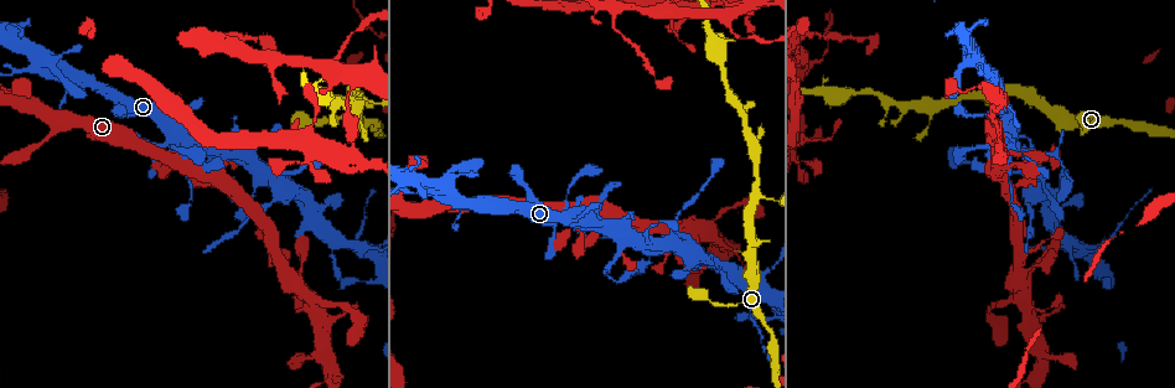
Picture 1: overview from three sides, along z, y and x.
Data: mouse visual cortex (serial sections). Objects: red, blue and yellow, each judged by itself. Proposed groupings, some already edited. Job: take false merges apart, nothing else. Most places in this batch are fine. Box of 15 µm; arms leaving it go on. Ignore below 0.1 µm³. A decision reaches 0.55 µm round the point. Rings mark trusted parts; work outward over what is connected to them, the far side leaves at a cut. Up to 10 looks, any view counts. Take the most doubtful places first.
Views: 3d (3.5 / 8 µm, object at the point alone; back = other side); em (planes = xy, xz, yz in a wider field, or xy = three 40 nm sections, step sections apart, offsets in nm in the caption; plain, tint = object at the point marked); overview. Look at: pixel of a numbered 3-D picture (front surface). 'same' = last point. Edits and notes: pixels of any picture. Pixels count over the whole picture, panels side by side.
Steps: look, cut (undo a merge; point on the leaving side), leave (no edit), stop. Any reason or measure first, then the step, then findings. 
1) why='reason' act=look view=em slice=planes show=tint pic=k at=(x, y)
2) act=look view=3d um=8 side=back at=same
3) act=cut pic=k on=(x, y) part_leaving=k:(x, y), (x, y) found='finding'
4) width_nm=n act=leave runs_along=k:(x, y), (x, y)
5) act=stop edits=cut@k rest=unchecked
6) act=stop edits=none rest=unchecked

why='narrows sharply' act=look view=3d um=3.5 pic=1 at=(409, 191)

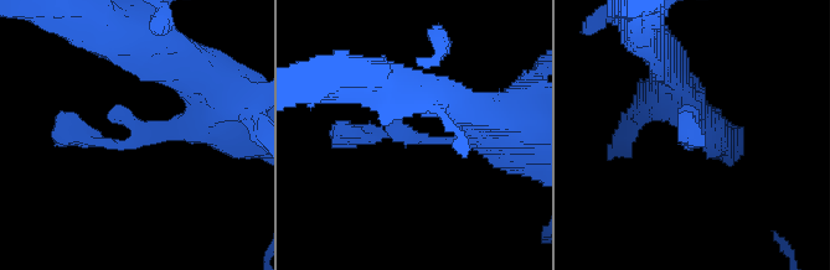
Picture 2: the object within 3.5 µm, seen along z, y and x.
arm_widths_nm=200,250 why='need the tissue' act=look view=em slice=planes show=tint pic=2 at=(410, 131)

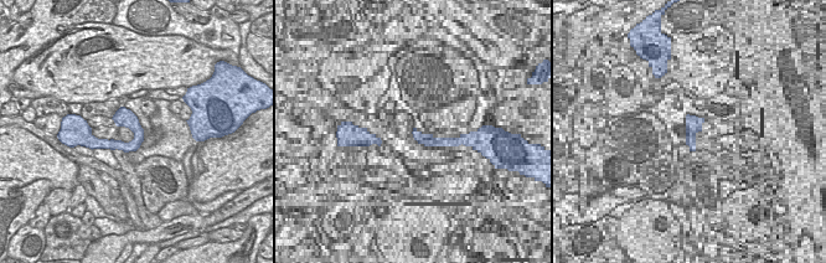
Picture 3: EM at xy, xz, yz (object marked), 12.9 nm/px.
act=leave runs_along=2:(499, 138), (359, 138), (355, 128) found='all the same cell'

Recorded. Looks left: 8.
why='abrupt turn' act=look view=3d um=3.5 pic=1 at=(173, 141)

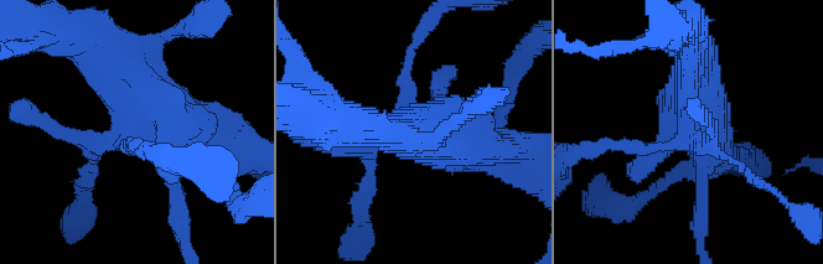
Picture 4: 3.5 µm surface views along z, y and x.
why='need the tissue' act=look view=em slice=xy step=2 show=tint pic=4 at=(686, 135)

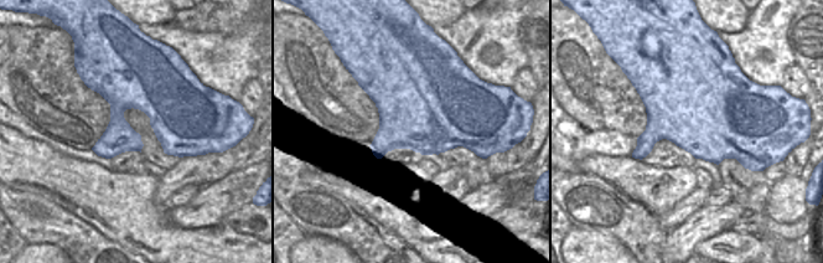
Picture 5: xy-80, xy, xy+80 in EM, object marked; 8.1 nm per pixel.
act=look view=em slice=xy step=3 show=tint at=same

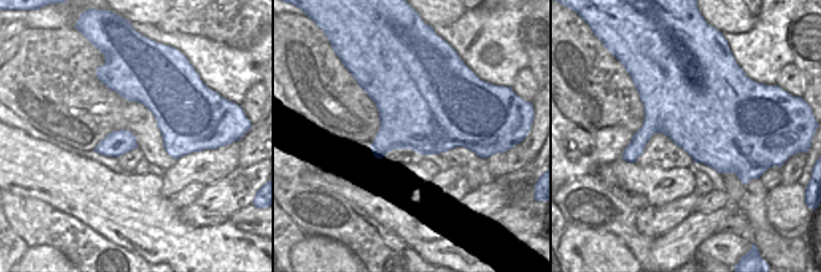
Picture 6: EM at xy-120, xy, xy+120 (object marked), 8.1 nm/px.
act=leave runs_along=4:(99, 41), (221, 155) found='one cell here'

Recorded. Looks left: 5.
why='abrupt turn' act=look view=3d um=3.5 pic=1 at=(361, 249)

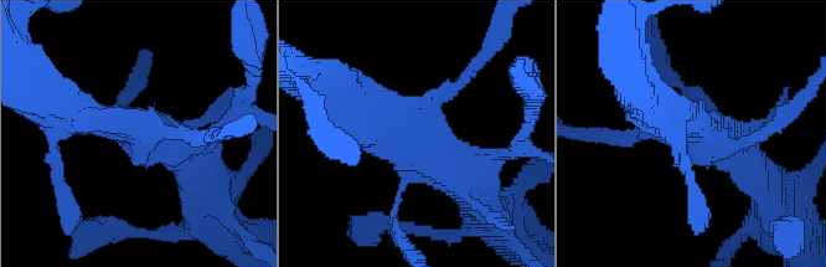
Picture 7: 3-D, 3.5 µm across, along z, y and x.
why='need the tissue' act=look view=em slice=xy step=5 show=tint pic=7 at=(710, 134)

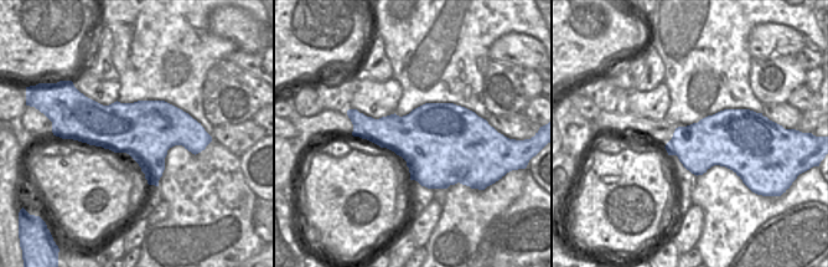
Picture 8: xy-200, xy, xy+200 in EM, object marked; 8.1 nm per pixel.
why='cut it another way' act=look view=em slice=planes show=tint at=same

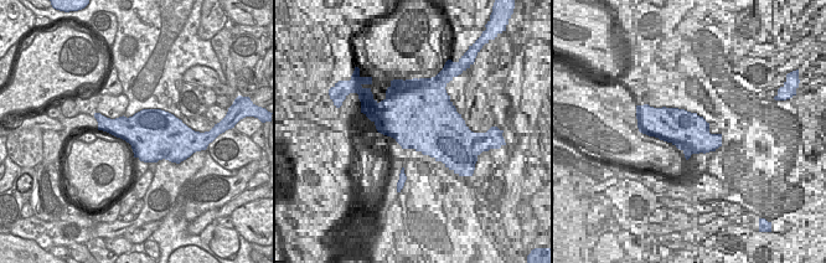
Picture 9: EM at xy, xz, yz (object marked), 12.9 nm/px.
act=leave runs_along=7:(362, 106), (473, 194) found='continuous, no second cell'

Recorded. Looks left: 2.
why='sharp bend' act=look view=3d um=3.5 side=back pic=1 at=(1040, 373)

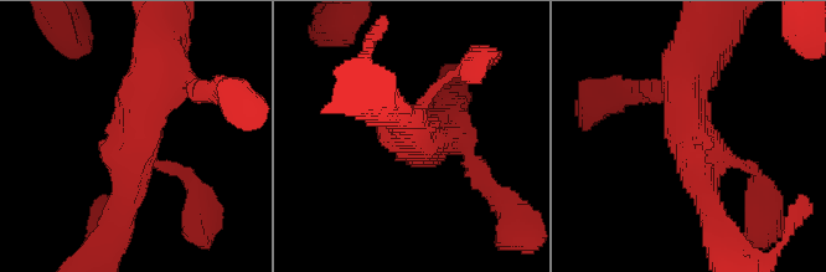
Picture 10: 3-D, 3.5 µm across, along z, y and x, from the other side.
why='now the EM' act=look view=em slice=planes show=tint pic=10 at=(697, 136)

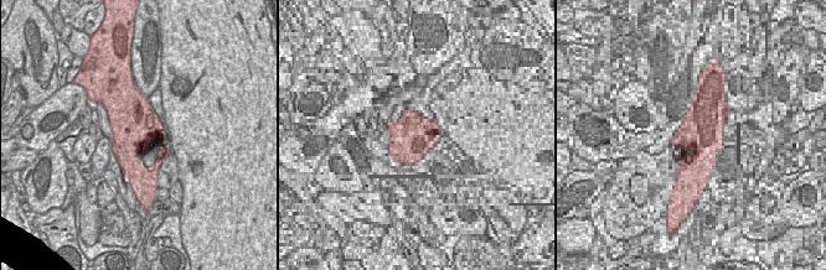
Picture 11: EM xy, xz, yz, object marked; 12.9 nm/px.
act=leave runs_along=10:(160, 62), (138, 169), (103, 158) found='continuous, no second cell'

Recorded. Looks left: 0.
act=stop edits=none rest=unchecked

